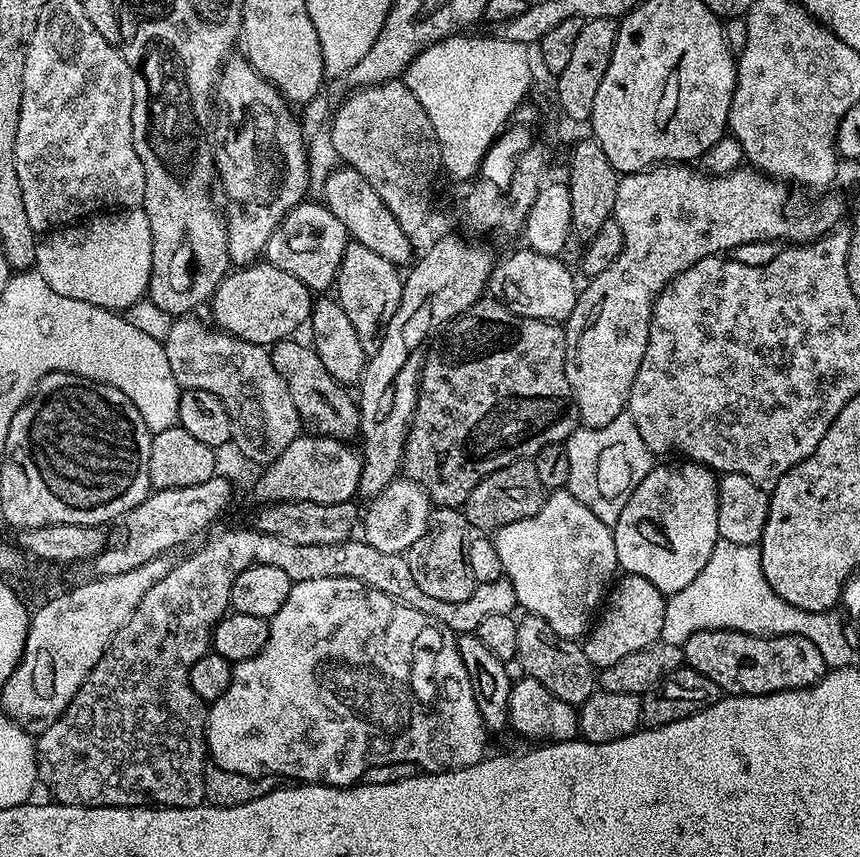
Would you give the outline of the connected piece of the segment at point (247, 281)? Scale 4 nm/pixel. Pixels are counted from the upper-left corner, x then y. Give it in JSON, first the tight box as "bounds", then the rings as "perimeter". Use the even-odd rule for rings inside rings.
{"bounds":[210,262,313,346],"perimeter":[[[257,262],[229,271],[224,281],[216,288],[216,293],[210,297],[210,309],[212,308],[213,316],[211,319],[220,331],[229,332],[239,340],[271,346],[279,340],[289,339],[293,334],[299,333],[296,331],[303,324],[305,327],[311,321],[313,303],[312,289],[306,287],[302,282],[298,282],[298,278],[294,278],[294,274],[286,274],[286,270],[267,262]]]}

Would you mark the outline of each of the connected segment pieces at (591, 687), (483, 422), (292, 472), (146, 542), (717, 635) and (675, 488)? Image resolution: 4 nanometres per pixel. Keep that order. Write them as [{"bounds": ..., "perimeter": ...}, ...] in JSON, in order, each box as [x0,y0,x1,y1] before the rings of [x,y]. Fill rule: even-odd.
[{"bounds":[516,614,598,706],"perimeter":[[[531,614],[519,617],[516,629],[518,630],[518,650],[516,659],[522,662],[525,676],[533,676],[546,690],[567,704],[581,706],[591,698],[598,688],[598,672],[584,653],[583,647],[575,640],[567,640],[554,634],[550,622]]]},{"bounds":[402,298,580,508],"perimeter":[[[481,298],[477,304],[464,311],[463,316],[456,317],[439,333],[440,341],[427,349],[428,357],[424,365],[418,368],[420,374],[420,393],[416,410],[412,415],[412,424],[408,427],[408,437],[404,443],[404,463],[402,472],[407,479],[421,485],[428,493],[428,499],[433,505],[446,508],[460,508],[466,498],[470,498],[470,490],[482,482],[494,470],[502,470],[502,466],[510,466],[515,460],[535,458],[542,446],[551,444],[564,444],[570,433],[575,432],[580,424],[578,406],[574,402],[574,394],[570,390],[570,382],[566,382],[566,342],[564,341],[564,328],[559,323],[538,318],[522,318],[501,304],[499,300]]]},{"bounds":[256,434,362,504],"perimeter":[[[301,434],[282,450],[282,454],[263,469],[256,480],[256,496],[260,502],[281,500],[313,500],[329,504],[335,500],[352,500],[360,487],[362,456],[345,441],[329,436]]]},{"bounds":[126,474,232,565],"perimeter":[[[223,474],[210,478],[210,482],[198,482],[198,486],[158,488],[126,517],[128,523],[128,552],[133,565],[145,564],[150,558],[163,556],[169,550],[195,538],[204,532],[224,511],[232,500],[232,484]]]},{"bounds":[682,630,826,696],"perimeter":[[[698,630],[698,634],[690,637],[682,647],[687,667],[698,670],[698,674],[706,674],[710,682],[720,687],[721,693],[734,696],[765,696],[795,688],[811,688],[826,671],[822,650],[805,636],[751,636],[730,630]]]},{"bounds":[612,462,720,597],"perimeter":[[[679,462],[657,463],[642,478],[642,482],[628,497],[626,506],[612,528],[612,537],[616,547],[616,563],[625,573],[646,578],[666,597],[678,590],[686,590],[700,571],[710,562],[710,554],[720,541],[718,534],[718,476],[703,464]]]}]

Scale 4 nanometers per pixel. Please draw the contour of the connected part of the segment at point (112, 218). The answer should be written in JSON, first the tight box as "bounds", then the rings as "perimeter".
{"bounds":[34,207,152,310],"perimeter":[[[143,207],[108,210],[103,214],[93,214],[75,224],[49,231],[36,245],[34,268],[42,274],[46,286],[50,286],[54,294],[78,298],[94,306],[126,310],[131,304],[145,299],[148,290],[152,269],[150,218]]]}

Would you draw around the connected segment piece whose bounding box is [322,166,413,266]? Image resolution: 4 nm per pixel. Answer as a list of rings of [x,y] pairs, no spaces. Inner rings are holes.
[[[347,166],[337,167],[328,178],[322,193],[322,203],[330,210],[330,214],[334,214],[334,218],[338,218],[338,222],[342,222],[342,226],[346,226],[349,237],[355,243],[367,246],[369,250],[374,250],[374,254],[386,258],[386,262],[397,266],[407,265],[413,259],[413,237],[402,230],[402,226],[398,226],[394,214],[386,210],[386,202],[382,202],[378,194],[374,194],[374,186],[370,186],[370,182],[366,182],[366,178],[358,174],[358,170]]]

